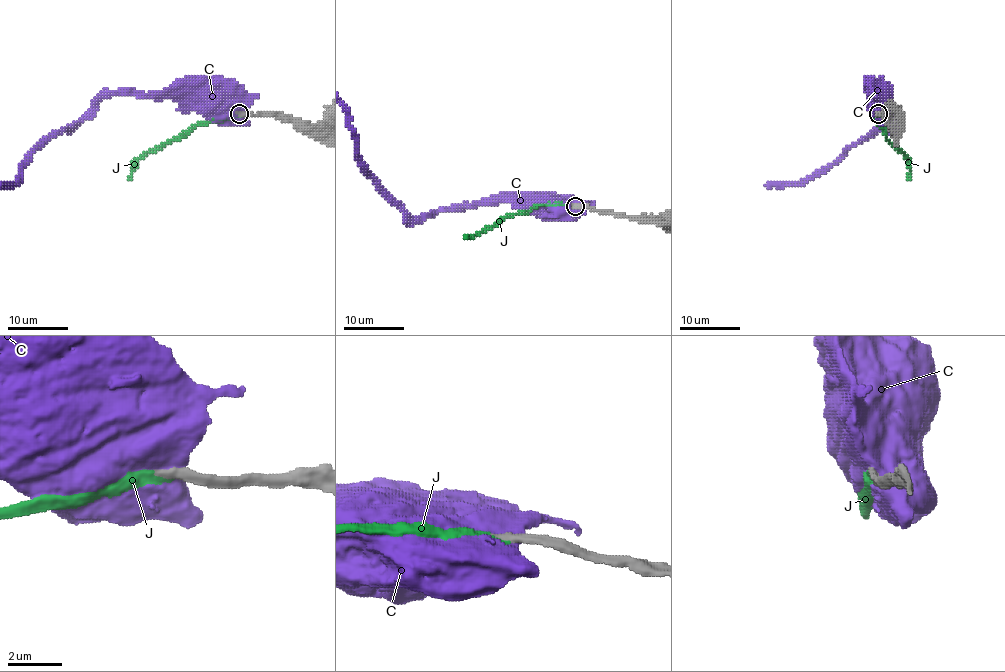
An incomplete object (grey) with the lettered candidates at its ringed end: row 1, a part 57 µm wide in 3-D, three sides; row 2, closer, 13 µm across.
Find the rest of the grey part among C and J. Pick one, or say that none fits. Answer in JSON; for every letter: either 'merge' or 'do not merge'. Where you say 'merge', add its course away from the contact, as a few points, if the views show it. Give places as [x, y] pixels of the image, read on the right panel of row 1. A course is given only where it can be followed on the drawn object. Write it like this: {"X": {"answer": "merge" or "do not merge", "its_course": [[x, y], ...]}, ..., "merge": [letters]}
{"C": {"answer": "do not merge"}, "J": {"answer": "merge"}, "merge": ["J"]}

